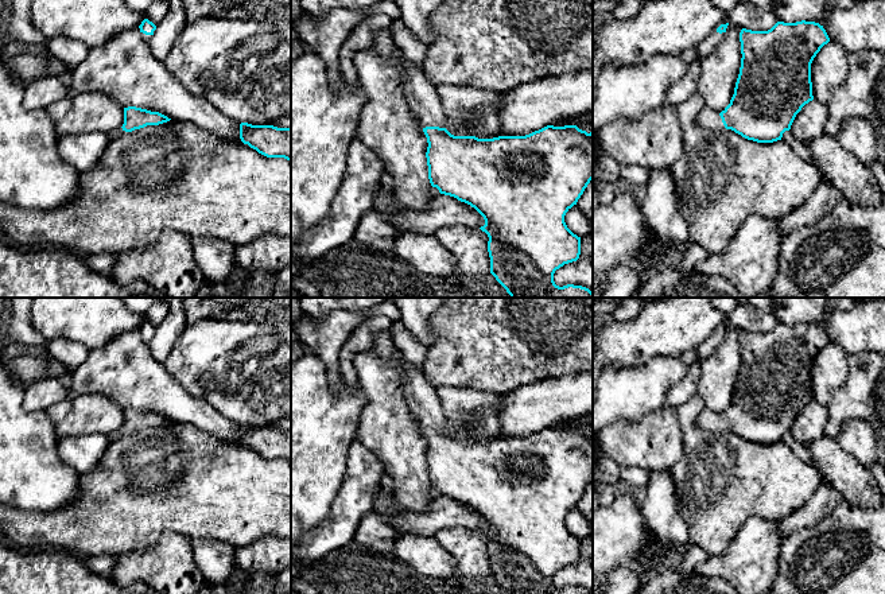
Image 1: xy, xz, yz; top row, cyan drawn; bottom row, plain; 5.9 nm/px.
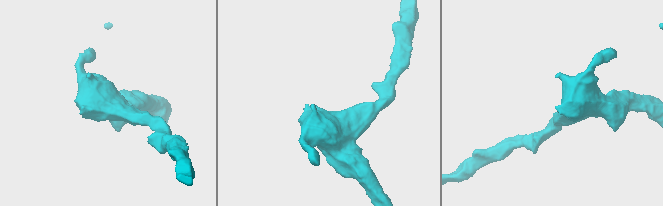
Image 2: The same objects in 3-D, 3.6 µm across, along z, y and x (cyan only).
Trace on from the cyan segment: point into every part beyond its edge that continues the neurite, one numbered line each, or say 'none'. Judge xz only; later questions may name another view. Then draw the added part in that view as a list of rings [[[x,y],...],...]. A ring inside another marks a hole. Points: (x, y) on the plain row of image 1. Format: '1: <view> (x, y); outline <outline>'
1: xz (422, 398); outline [[[376,331],[372,337],[372,349],[384,360],[395,360],[400,365],[400,381],[405,401],[422,430],[446,430],[446,416],[439,403],[436,388],[431,385],[422,370],[416,369],[396,349],[389,331]]]

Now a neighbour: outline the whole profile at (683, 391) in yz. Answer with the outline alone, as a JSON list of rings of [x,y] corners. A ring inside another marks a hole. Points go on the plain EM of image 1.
[[[692,357],[684,377],[668,392],[664,405],[678,409],[696,393],[702,361],[703,360]]]

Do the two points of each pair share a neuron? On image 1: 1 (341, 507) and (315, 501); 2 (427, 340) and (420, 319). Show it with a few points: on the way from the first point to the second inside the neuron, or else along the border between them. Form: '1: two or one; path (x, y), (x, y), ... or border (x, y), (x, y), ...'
1: two; border (345, 476), (329, 515), (311, 530)
2: one; path (424, 334), (420, 325)

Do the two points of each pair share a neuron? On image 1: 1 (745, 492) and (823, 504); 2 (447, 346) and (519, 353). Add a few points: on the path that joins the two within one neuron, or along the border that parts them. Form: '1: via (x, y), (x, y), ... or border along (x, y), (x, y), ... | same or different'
1: border along (822, 482), (803, 505), (780, 519) | different
2: via (465, 346), (501, 346) | same

